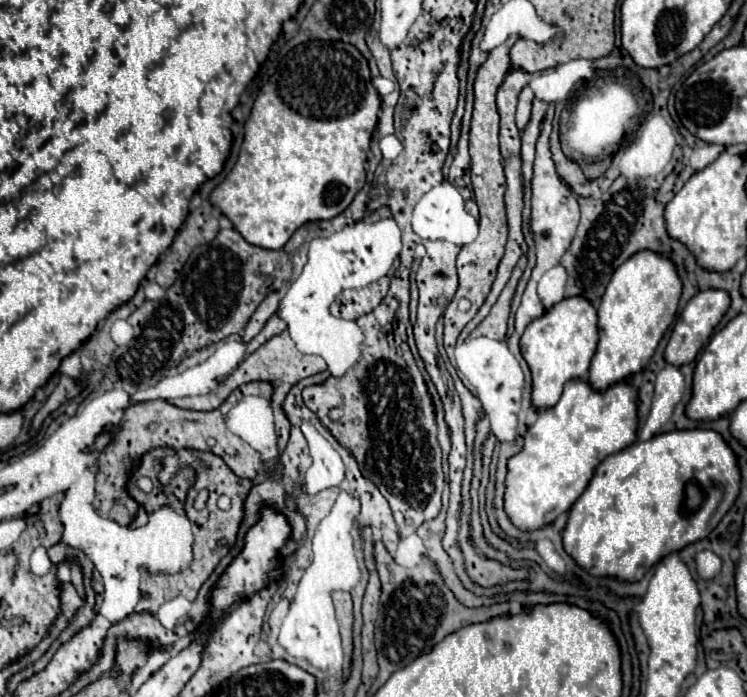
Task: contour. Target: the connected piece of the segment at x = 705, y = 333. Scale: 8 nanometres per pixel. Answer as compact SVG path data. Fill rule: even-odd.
M700 290L688 302L688 306L682 310L680 322L676 322L674 328L672 328L672 336L670 336L668 346L664 350L666 362L672 364L672 366L678 366L678 368L684 366L684 364L690 364L698 356L698 352L708 344L710 336L714 334L714 328L718 326L718 322L726 314L728 306L730 306L728 292L724 292L724 290Z

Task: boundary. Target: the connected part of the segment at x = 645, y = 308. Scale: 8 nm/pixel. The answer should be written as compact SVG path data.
M636 252L616 268L598 306L600 338L588 374L588 384L592 384L596 392L604 392L604 388L610 388L620 380L630 380L648 366L658 342L676 316L680 294L682 282L674 264L654 252Z

